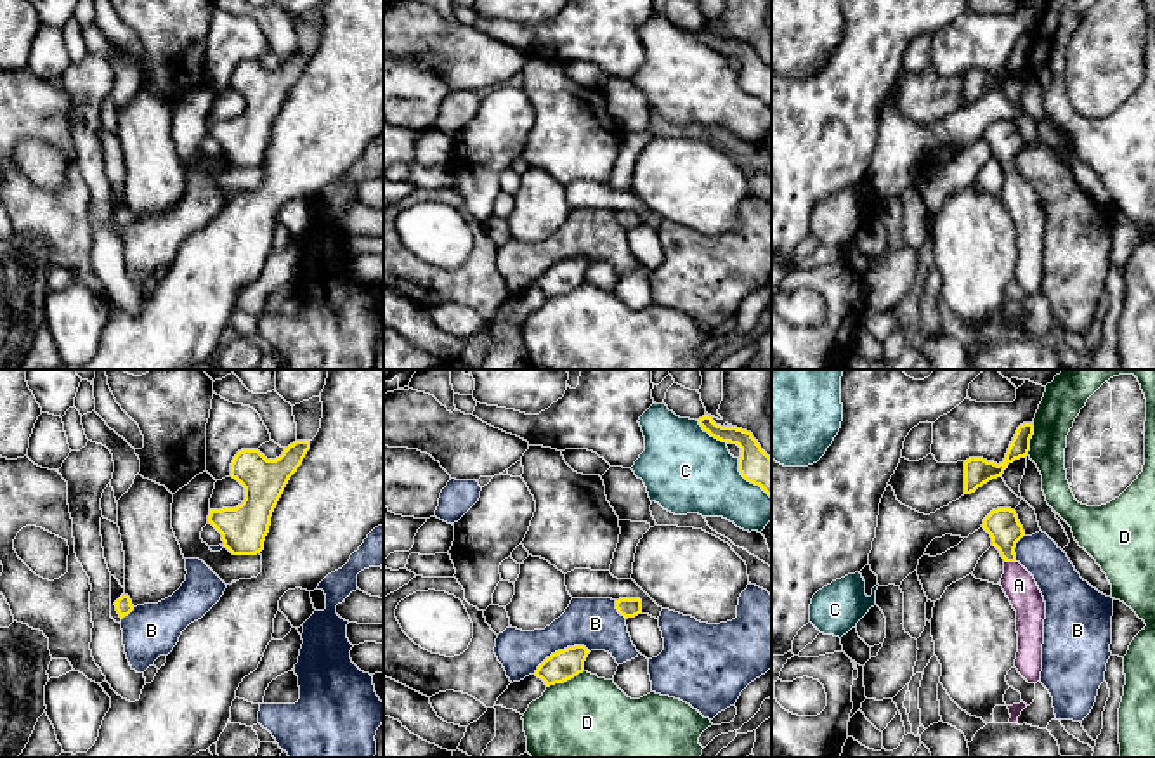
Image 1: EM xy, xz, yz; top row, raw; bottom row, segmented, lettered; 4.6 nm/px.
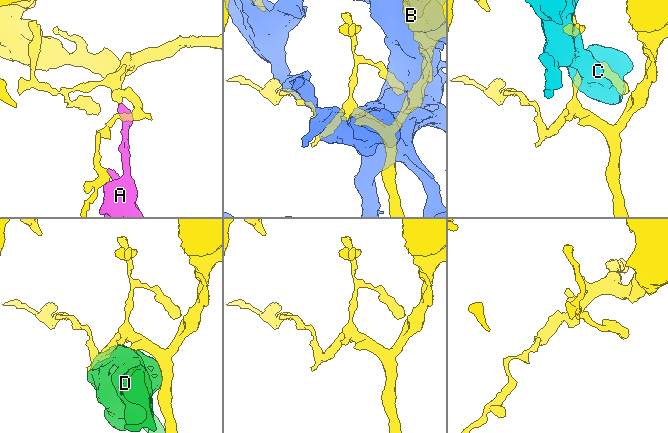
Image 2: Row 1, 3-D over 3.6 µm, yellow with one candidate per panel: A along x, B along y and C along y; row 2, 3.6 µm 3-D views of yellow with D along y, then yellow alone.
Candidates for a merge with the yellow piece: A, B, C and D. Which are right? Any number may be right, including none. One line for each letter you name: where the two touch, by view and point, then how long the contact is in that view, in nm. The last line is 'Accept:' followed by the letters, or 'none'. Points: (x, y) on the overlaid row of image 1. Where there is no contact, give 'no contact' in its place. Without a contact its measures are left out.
A: meets yellow in yz at (1010, 561); contact 60 nm long
Accept: A

